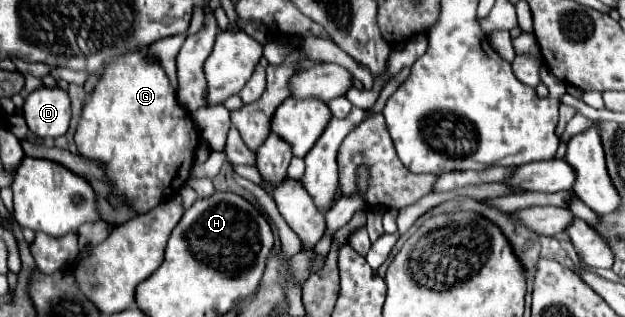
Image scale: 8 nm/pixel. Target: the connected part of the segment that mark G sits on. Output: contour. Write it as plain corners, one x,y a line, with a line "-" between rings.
135,49
103,65
101,77
83,105
75,143
81,155
105,163
115,195
127,199
139,213
145,213
185,185
199,133
191,115
179,105
175,87
161,63
147,49

